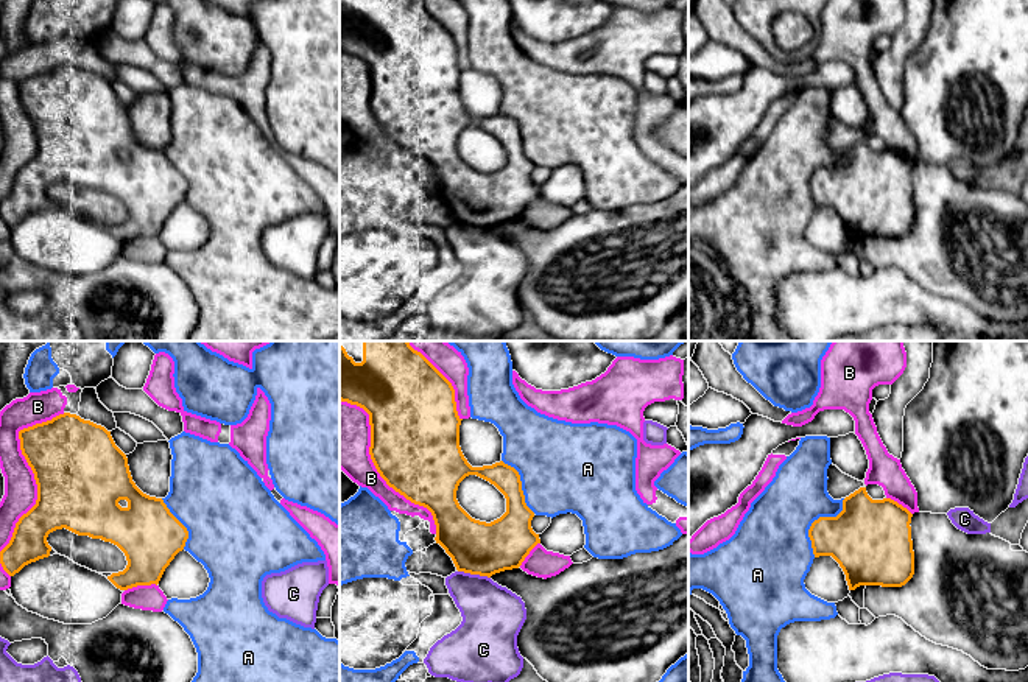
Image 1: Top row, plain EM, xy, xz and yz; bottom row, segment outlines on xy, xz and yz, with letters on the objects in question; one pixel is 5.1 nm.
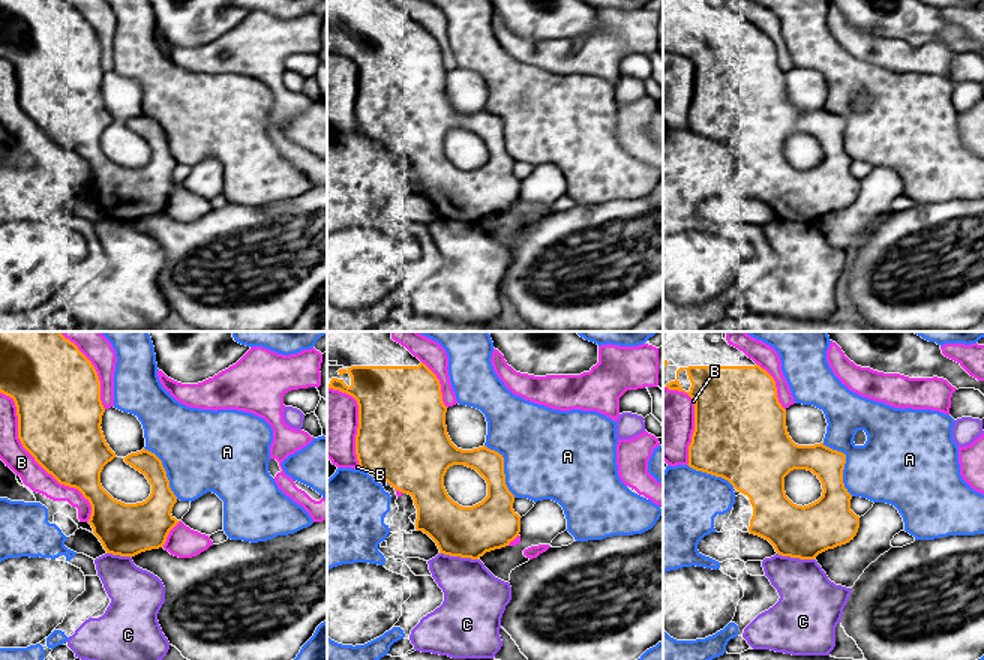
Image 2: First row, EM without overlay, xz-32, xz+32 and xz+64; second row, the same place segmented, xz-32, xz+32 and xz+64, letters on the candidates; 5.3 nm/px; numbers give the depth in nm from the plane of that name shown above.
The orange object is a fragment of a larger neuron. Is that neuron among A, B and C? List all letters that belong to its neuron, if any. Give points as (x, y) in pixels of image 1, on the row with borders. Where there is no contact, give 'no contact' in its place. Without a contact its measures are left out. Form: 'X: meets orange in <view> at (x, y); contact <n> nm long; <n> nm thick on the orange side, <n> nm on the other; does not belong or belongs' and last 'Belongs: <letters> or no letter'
A: meets orange in yz at (815, 520); contact 340 nm long; 340 nm thick on the orange side, 380 nm on the other; belongs
B: meets orange in xy at (31, 469); contact 800 nm long; 460 nm thick on the orange side, 180 nm on the other; does not belong
C: meets orange in xz at (474, 573); contact 170 nm long; 280 nm thick on the orange side, 320 nm on the other; does not belong
Belongs: A

